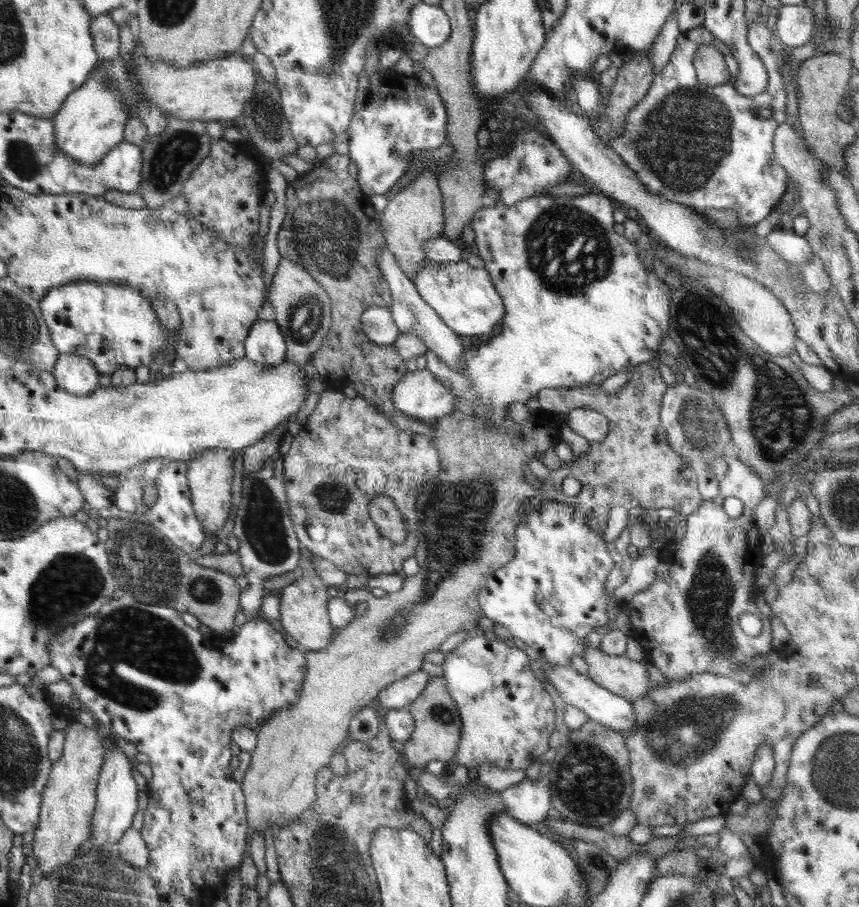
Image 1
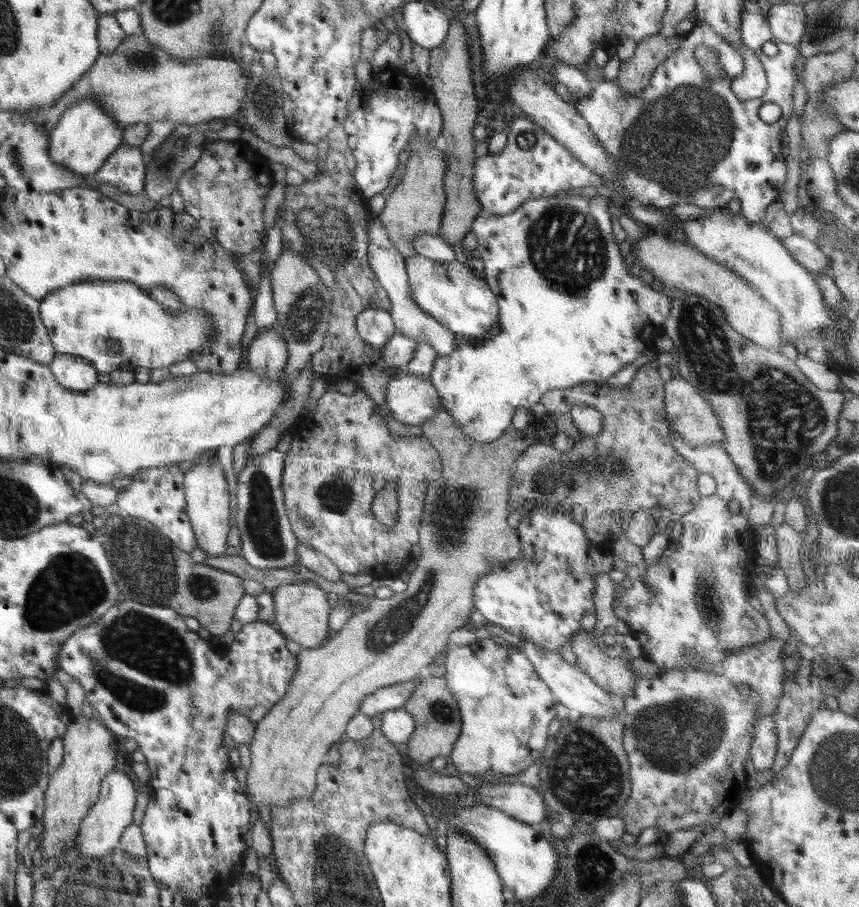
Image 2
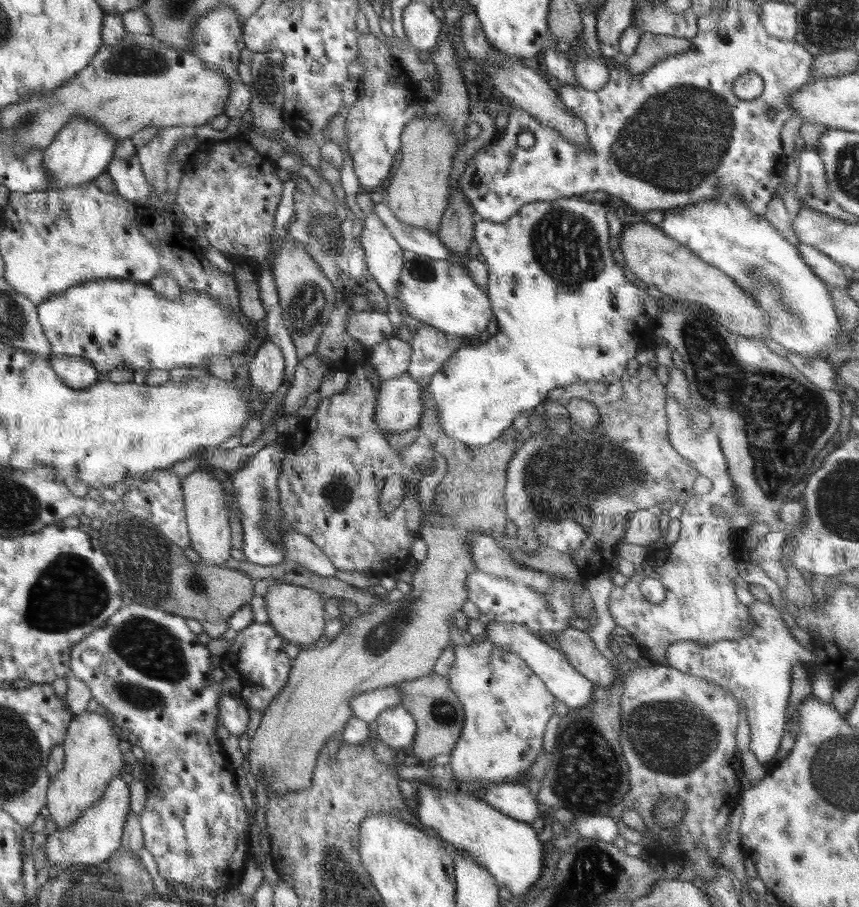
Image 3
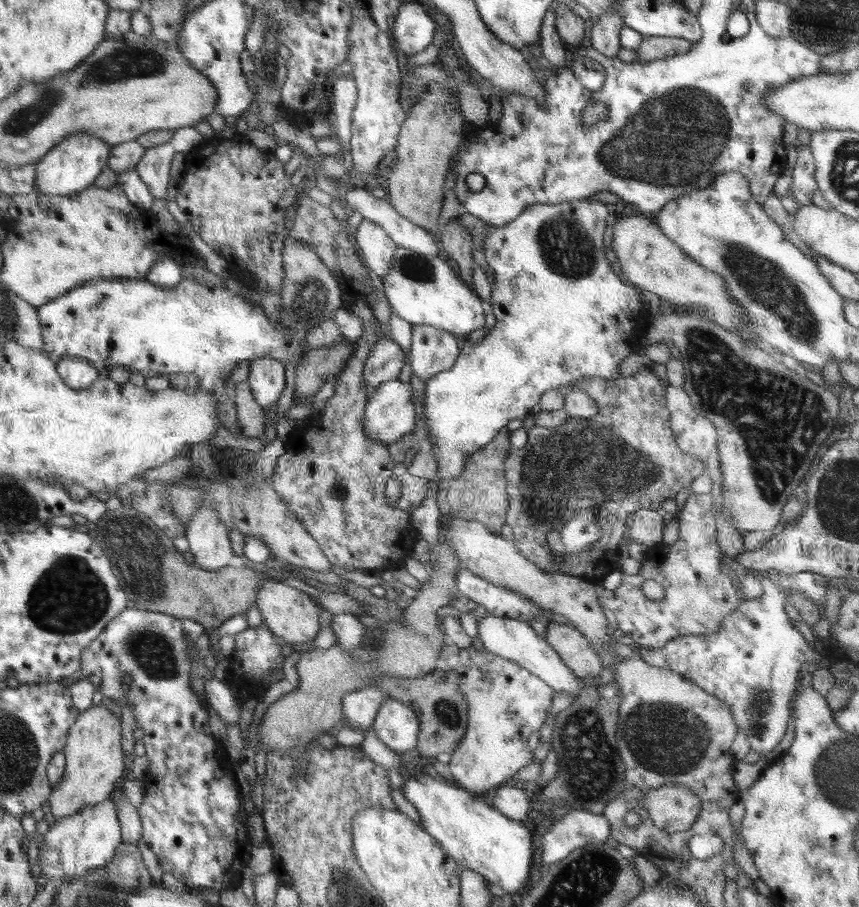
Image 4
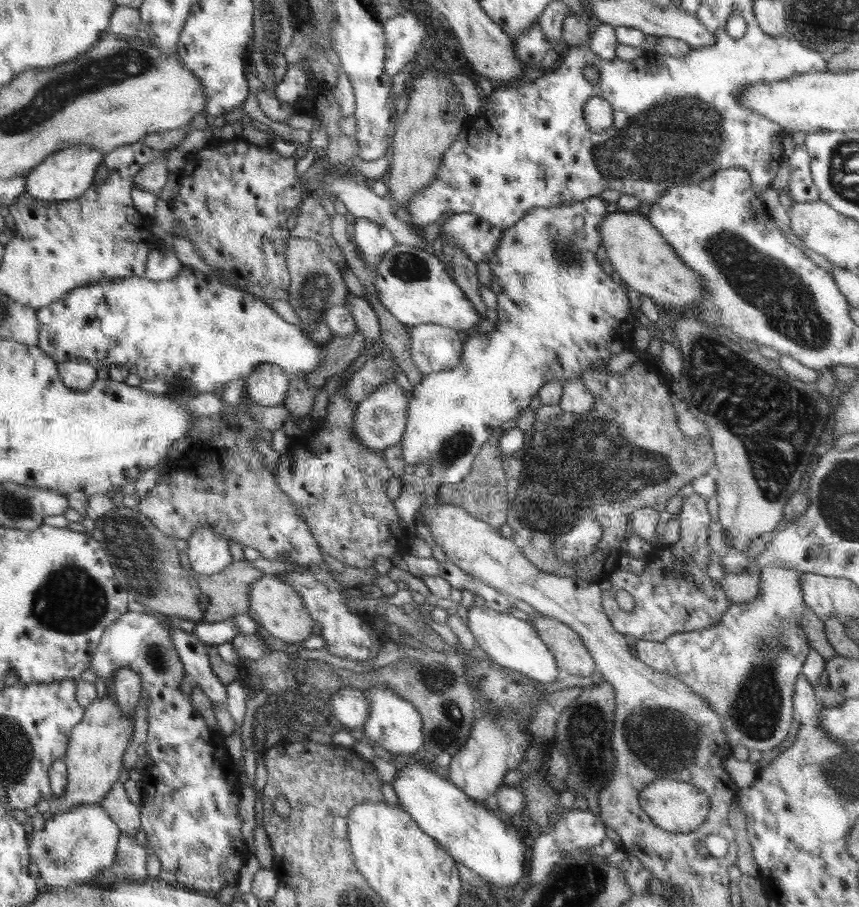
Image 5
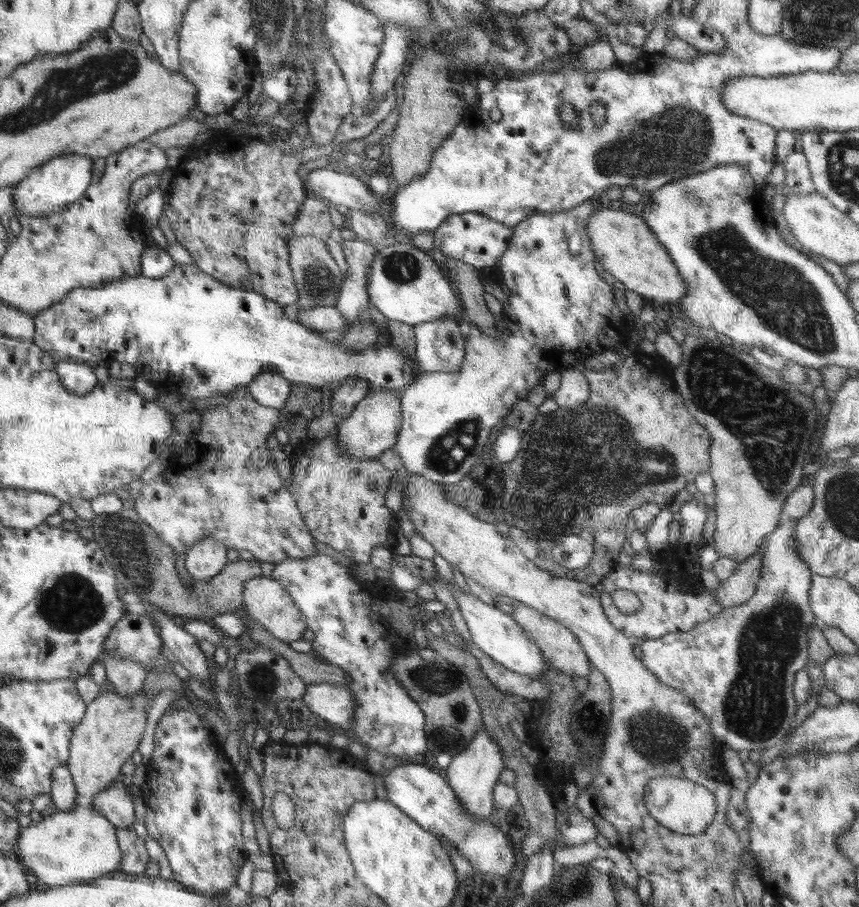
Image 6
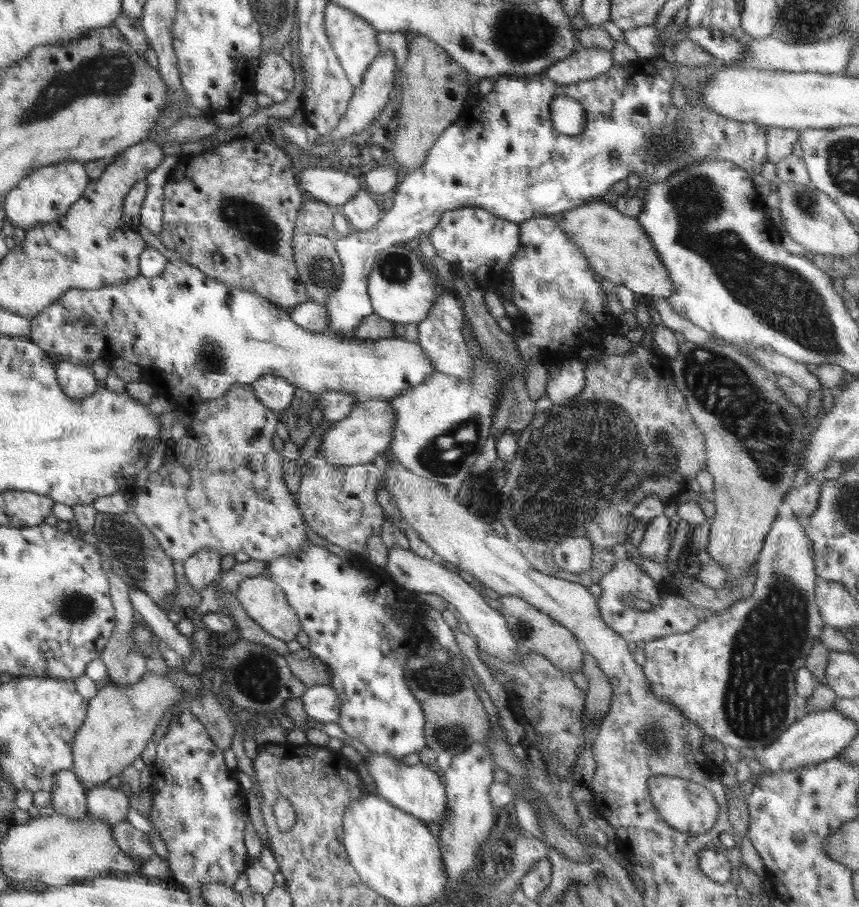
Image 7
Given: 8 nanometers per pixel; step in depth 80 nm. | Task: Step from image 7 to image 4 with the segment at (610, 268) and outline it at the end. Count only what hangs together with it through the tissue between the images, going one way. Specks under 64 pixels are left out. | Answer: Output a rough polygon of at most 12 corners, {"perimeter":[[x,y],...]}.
{"perimeter":[[618,216],[612,250],[626,283],[713,310],[732,333],[749,318],[724,279],[651,218]]}

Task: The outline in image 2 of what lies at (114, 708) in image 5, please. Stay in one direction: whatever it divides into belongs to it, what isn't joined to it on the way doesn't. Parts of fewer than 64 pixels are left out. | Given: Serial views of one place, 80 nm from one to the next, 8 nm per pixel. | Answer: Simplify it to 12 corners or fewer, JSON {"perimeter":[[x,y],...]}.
{"perimeter":[[75,716],[46,792],[43,858],[64,855],[99,800],[118,746]]}

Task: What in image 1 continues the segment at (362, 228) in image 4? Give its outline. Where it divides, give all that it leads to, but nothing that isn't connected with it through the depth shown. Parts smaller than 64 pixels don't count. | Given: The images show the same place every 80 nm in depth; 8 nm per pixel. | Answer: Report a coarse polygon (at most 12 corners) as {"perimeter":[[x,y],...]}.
{"perimeter":[[387,249],[378,265],[401,335],[414,334],[449,367],[463,367],[448,328]]}

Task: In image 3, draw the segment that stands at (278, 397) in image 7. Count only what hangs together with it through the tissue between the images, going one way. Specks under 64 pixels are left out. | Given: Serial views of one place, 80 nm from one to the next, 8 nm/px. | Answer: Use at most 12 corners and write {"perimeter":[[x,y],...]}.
{"perimeter":[[266,341],[250,359],[250,383],[262,400],[284,383],[281,349]]}

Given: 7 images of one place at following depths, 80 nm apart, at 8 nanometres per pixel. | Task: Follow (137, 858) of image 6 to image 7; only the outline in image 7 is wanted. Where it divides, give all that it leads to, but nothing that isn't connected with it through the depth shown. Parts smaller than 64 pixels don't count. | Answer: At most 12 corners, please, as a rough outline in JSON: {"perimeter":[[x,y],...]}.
{"perimeter":[[127,820],[112,830],[128,857],[143,864],[156,856],[152,835],[134,828]]}

